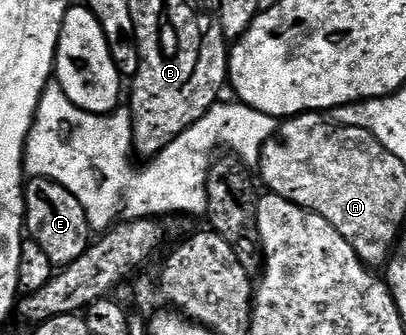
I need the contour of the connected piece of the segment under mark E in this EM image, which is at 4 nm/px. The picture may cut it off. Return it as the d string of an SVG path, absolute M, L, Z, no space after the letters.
M31 178L24 187L26 193L26 221L24 231L27 236L44 253L48 253L48 261L54 263L55 268L67 267L76 261L92 242L92 232L88 225L88 217L84 213L84 205L64 185L51 179Z

